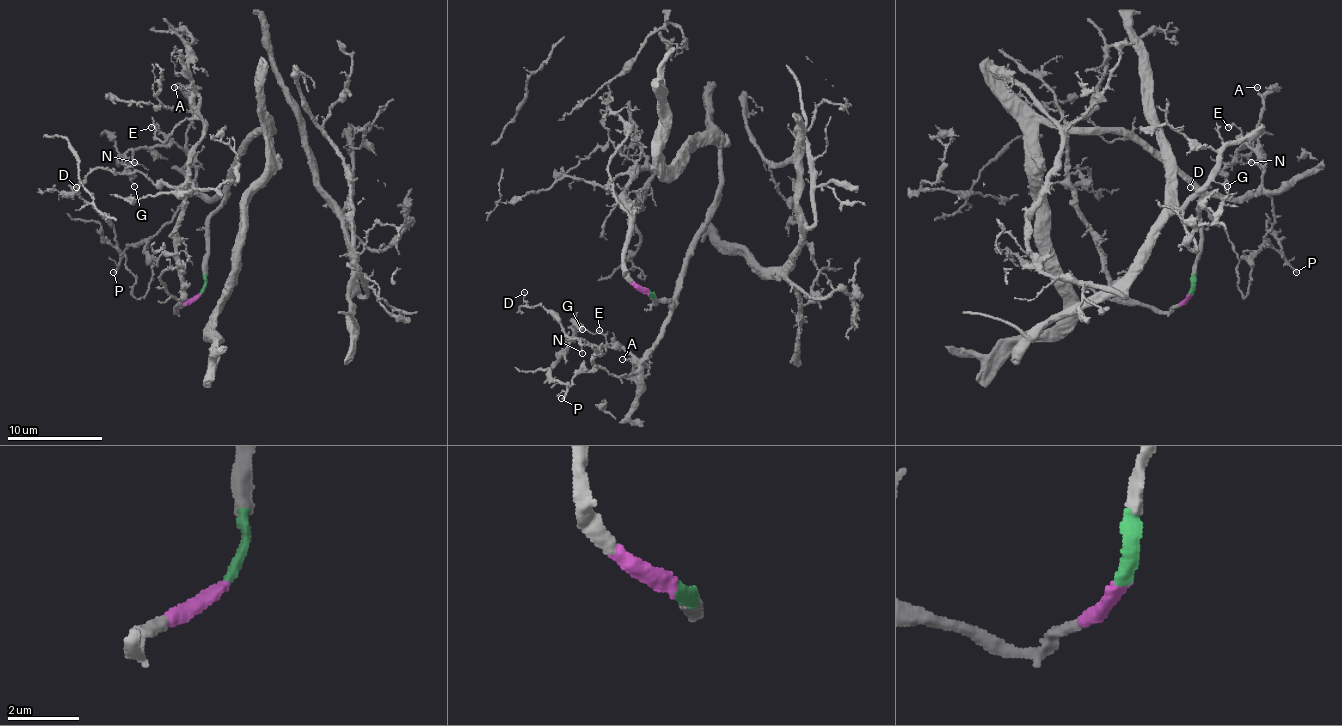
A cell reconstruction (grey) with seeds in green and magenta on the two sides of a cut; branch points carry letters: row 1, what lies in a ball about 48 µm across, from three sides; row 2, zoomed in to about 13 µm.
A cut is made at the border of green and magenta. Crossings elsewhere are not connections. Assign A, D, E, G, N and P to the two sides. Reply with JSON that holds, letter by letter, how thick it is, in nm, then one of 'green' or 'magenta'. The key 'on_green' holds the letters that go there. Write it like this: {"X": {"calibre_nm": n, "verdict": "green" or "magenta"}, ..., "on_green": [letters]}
{"A": {"calibre_nm": 110, "verdict": "green"}, "D": {"calibre_nm": 110, "verdict": "green"}, "E": {"calibre_nm": 110, "verdict": "green"}, "G": {"calibre_nm": 140, "verdict": "green"}, "N": {"calibre_nm": 150, "verdict": "green"}, "P": {"calibre_nm": 190, "verdict": "green"}, "on_green": ["A", "D", "E", "G", "N", "P"]}

